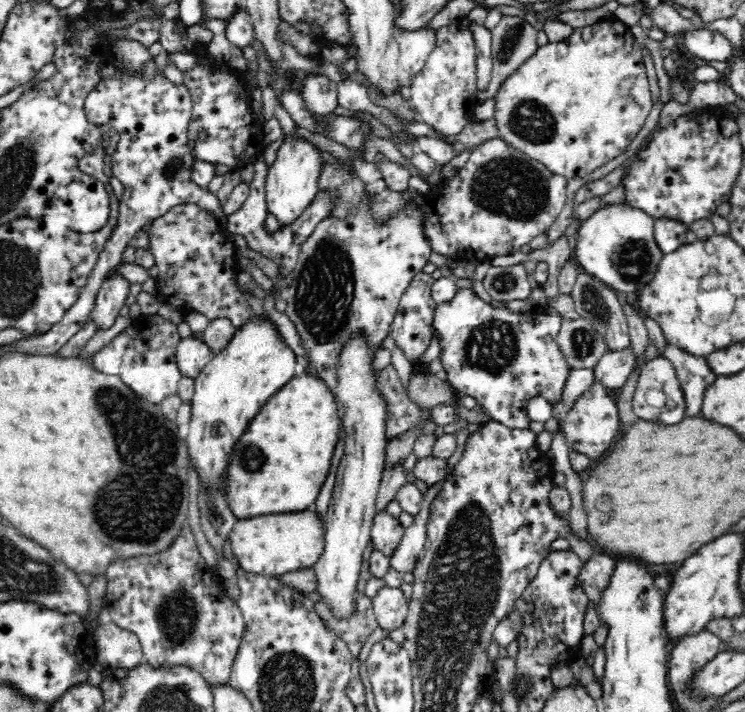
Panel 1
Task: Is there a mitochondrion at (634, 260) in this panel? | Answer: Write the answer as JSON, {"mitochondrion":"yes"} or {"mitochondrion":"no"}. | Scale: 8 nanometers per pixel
{"mitochondrion":"yes"}

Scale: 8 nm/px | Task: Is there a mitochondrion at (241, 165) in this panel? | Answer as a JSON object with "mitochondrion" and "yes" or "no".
{"mitochondrion":"no"}

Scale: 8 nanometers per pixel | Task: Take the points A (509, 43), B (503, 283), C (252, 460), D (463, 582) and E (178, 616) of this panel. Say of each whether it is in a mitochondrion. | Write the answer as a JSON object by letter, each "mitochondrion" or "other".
{"A":"mitochondrion","B":"mitochondrion","C":"mitochondrion","D":"mitochondrion","E":"mitochondrion"}

